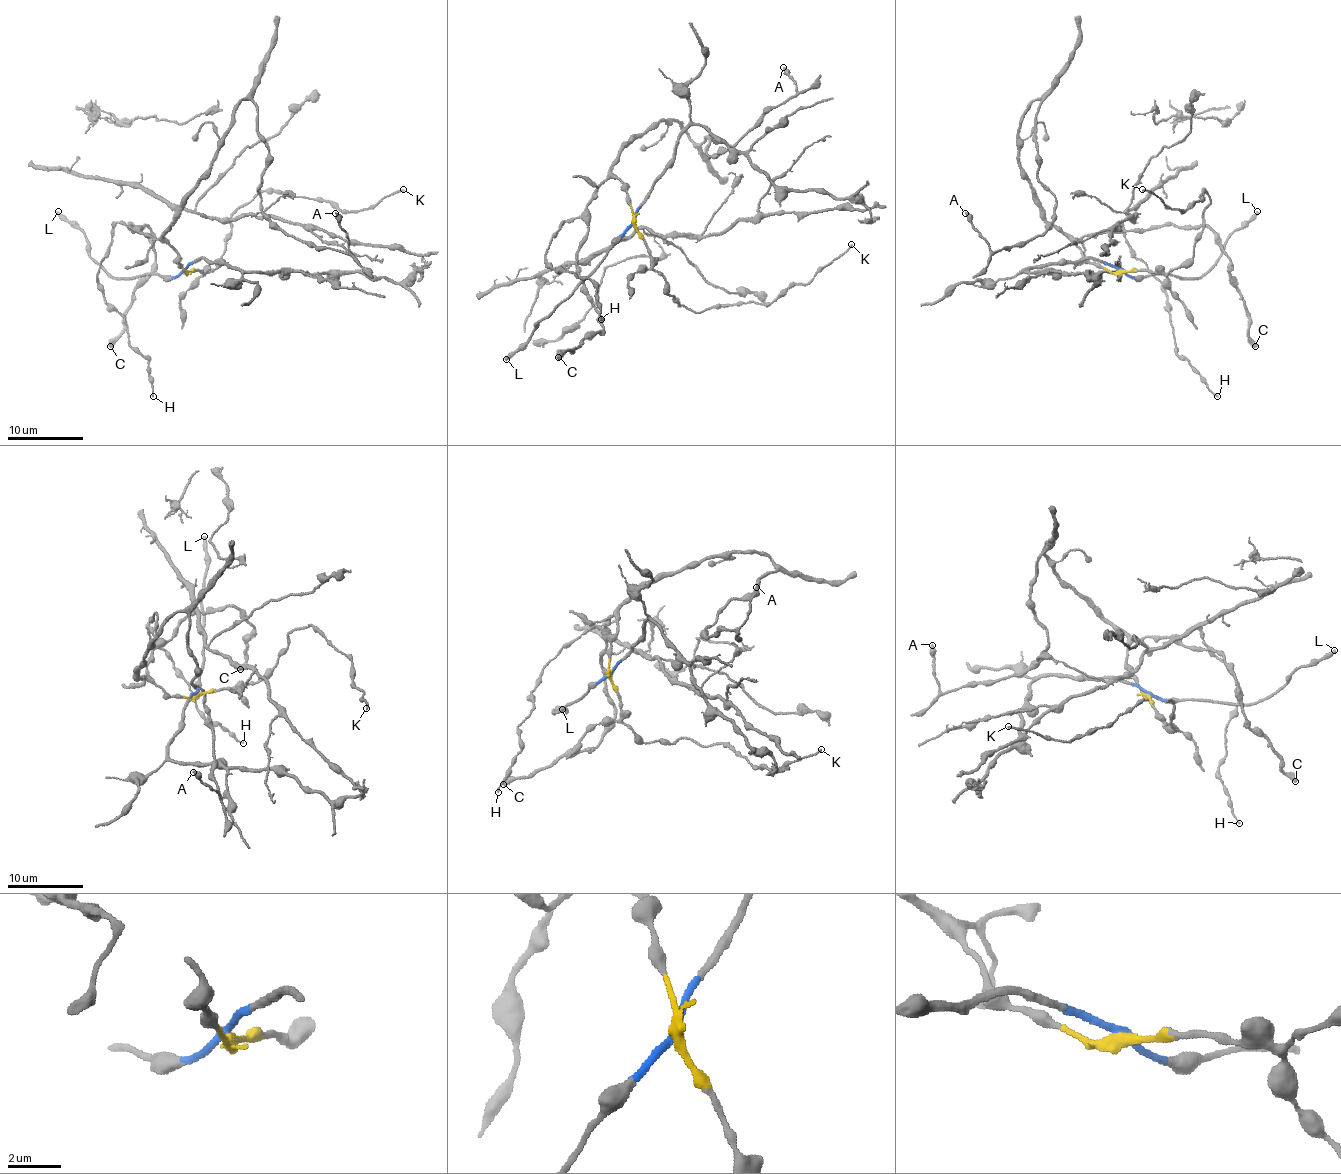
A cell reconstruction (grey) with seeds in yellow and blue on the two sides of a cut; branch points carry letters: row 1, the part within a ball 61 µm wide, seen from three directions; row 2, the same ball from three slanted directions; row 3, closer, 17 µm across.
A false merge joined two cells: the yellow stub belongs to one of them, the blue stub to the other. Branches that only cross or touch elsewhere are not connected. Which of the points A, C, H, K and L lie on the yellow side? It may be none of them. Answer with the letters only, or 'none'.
A, C, H, K

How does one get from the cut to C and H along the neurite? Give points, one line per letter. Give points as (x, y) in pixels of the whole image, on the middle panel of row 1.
C: (632, 222), (626, 186), (607, 178), (586, 207), (577, 254), (603, 331), (558, 358)
H: (632, 222), (626, 186), (605, 180), (583, 212), (556, 231), (545, 256), (552, 269), (586, 277), (601, 320)

